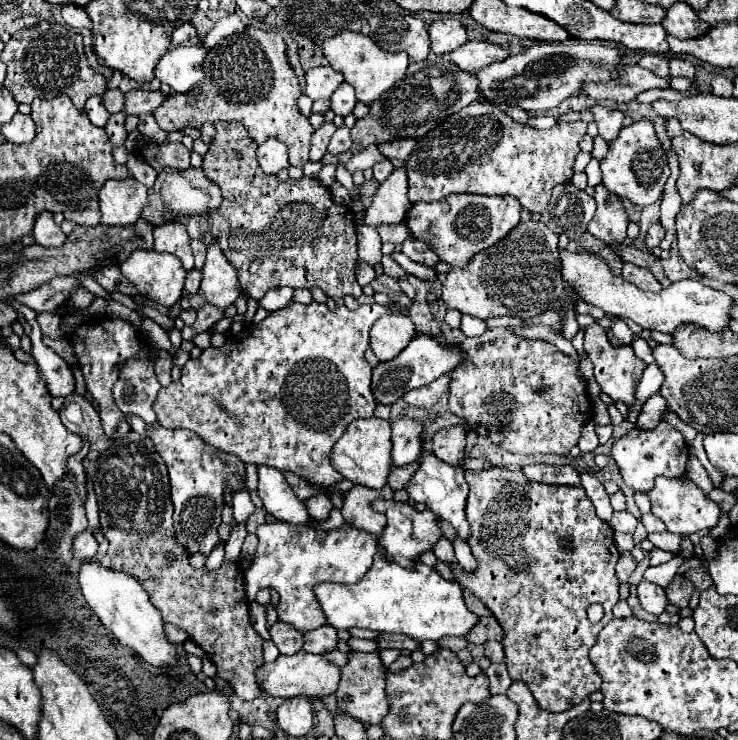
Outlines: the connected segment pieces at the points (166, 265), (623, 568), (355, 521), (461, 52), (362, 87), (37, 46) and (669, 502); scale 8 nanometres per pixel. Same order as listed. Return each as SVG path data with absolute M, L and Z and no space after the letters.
M143 249L133 251L129 259L121 263L121 273L137 285L141 295L165 307L179 301L187 275L175 255Z
M623 551L623 553L621 553L621 559L619 559L619 563L617 563L617 579L619 579L621 583L627 583L629 575L633 573L635 567L637 567L637 561L633 559L633 555L631 555L629 551Z
M355 485L351 490L344 493L344 504L341 513L347 523L355 525L357 529L369 531L373 535L381 535L387 519L383 513L377 513L371 503L375 499L393 499L393 489L385 485L383 489L369 489L369 487Z
M467 41L465 45L457 47L451 53L451 61L455 61L455 65L459 65L459 69L467 73L475 73L491 65L493 61L503 61L507 57L509 57L509 51L487 41Z
M343 31L335 37L325 39L323 43L323 55L327 57L329 65L335 71L341 71L345 75L345 81L355 89L357 99L371 105L375 99L381 97L387 89L391 89L397 81L405 77L409 57L407 53L389 53L381 49L371 37L363 33L353 33L353 31Z
M41 21L35 27L17 31L5 45L1 61L7 65L5 87L17 103L31 103L35 97L51 99L67 95L75 107L85 109L89 97L101 95L107 89L107 81L101 75L95 75L83 53L81 35L59 23Z
M655 477L655 487L651 489L649 499L651 499L651 513L657 515L667 525L667 531L679 535L691 535L701 529L713 529L721 515L719 505L713 503L709 497L705 497L705 493L687 477L677 479Z

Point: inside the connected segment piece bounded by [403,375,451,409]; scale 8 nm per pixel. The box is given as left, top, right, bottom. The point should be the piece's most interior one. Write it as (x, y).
(426, 397)

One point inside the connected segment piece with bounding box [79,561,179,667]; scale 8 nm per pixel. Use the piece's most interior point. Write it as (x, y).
(124, 608)

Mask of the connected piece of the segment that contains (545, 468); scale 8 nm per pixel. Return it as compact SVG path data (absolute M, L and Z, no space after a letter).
M527 465L523 467L523 475L529 481L547 483L547 485L579 485L579 473L571 465L553 467L553 465Z

